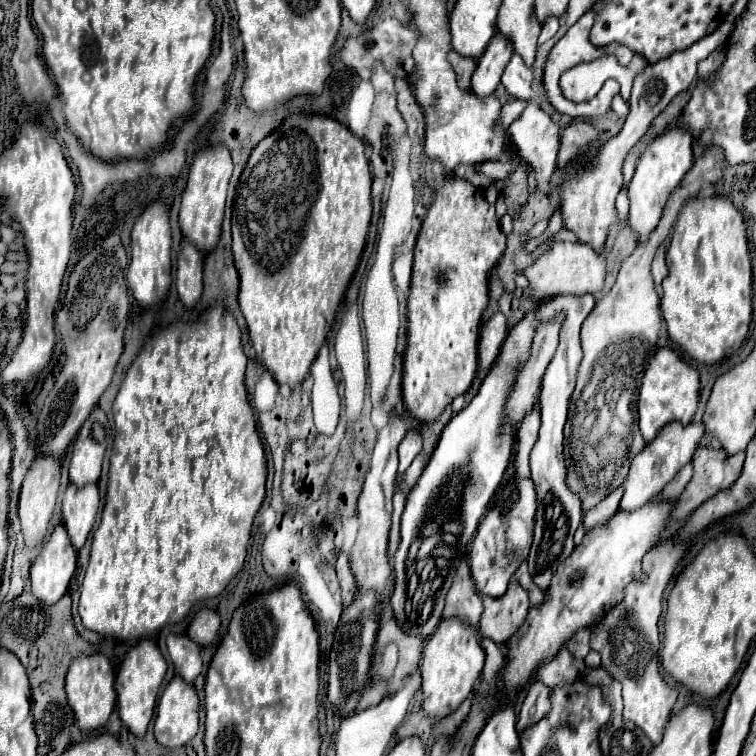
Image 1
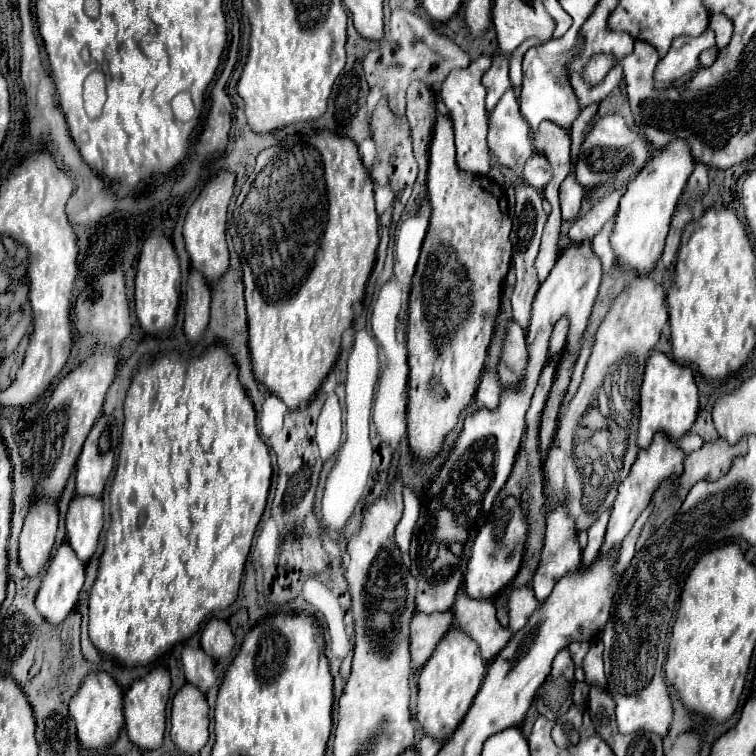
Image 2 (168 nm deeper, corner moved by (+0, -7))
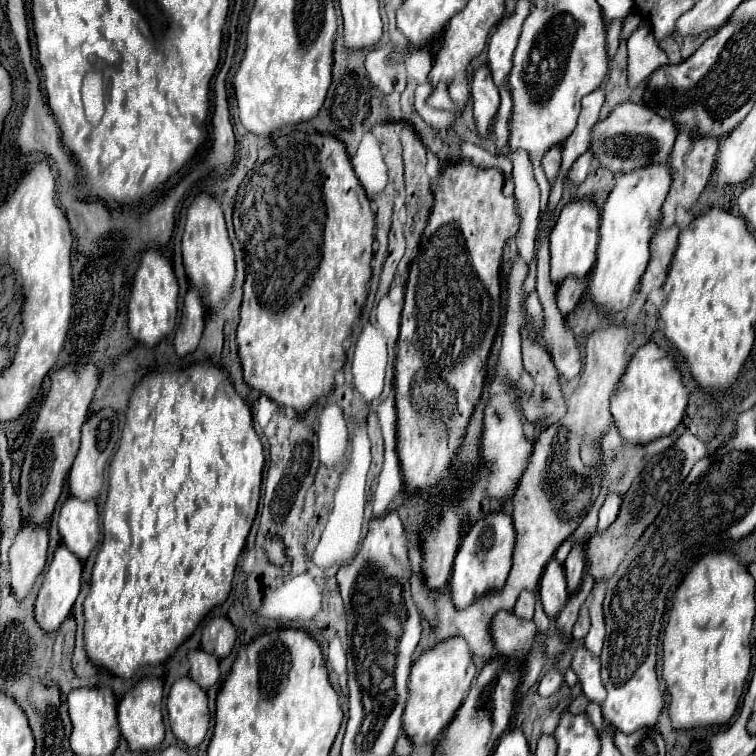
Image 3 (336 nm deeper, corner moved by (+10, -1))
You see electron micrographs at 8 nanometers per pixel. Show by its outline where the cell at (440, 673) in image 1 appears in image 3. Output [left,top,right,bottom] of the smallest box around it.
[404,638,476,746]

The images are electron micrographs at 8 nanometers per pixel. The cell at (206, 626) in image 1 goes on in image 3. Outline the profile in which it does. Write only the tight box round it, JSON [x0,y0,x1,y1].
[202,618,236,658]

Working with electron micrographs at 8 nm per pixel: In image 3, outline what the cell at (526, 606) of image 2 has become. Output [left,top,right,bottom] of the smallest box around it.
[514,590,536,620]

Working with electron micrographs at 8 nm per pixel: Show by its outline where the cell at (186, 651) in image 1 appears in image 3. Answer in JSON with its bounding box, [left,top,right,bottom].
[188,650,220,690]

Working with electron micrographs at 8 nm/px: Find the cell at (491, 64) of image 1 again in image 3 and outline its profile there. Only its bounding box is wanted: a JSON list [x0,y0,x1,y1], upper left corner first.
[472,64,500,136]

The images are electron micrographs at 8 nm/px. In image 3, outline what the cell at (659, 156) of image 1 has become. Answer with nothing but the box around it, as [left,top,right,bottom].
[588,166,672,312]

